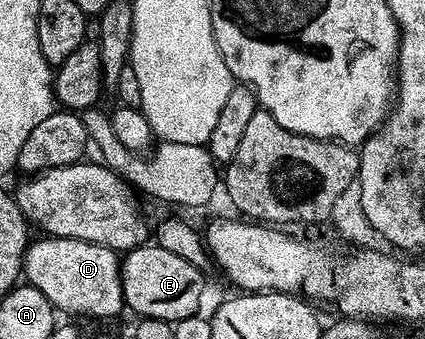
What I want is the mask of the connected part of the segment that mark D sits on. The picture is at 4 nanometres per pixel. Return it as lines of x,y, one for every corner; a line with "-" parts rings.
40,237
40,242
32,241
23,257
23,278
26,285
42,292
49,304
54,306
60,315
80,314
83,318
115,318
124,313
123,271
121,258
116,251
105,248
101,244
93,244
76,238

